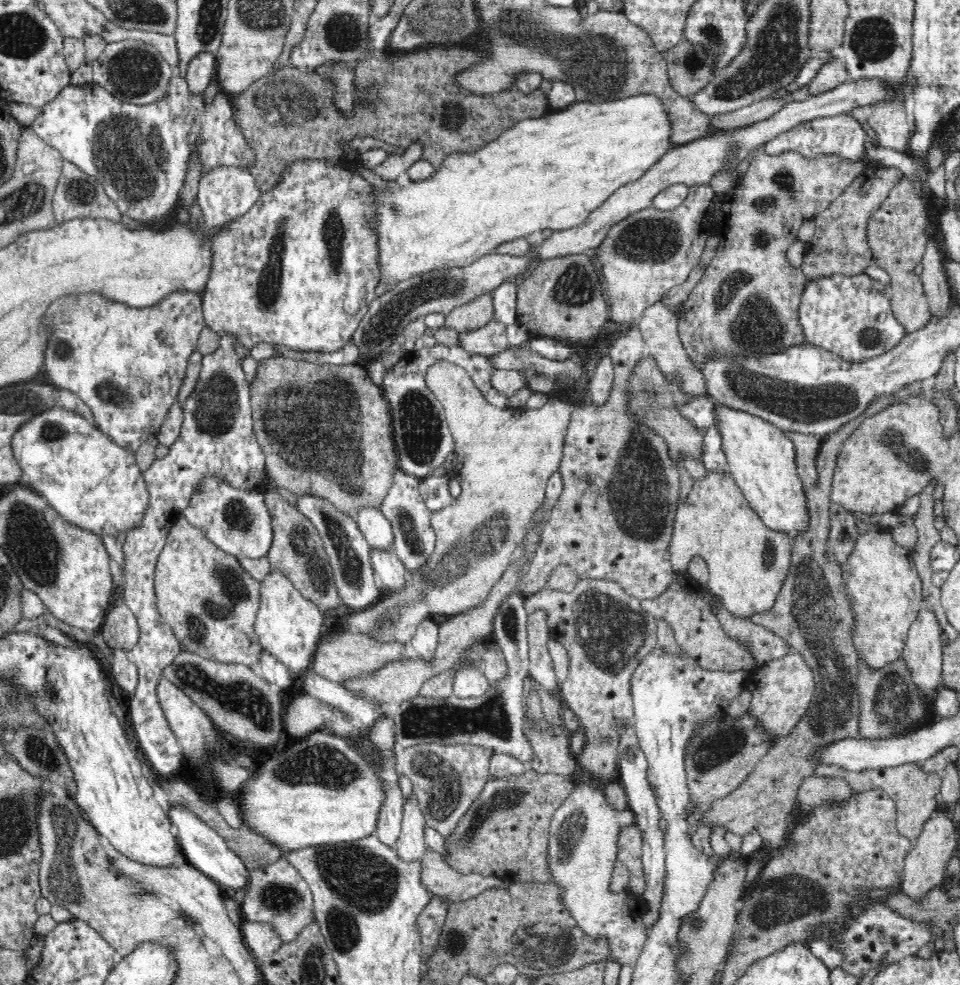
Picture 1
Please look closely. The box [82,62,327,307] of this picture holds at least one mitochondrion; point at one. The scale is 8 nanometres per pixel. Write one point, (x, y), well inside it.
(128, 149)

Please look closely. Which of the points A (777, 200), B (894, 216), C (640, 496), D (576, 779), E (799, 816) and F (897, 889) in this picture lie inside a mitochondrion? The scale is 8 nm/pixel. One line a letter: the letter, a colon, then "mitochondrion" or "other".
A: mitochondrion
B: other
C: mitochondrion
D: other
E: other
F: other

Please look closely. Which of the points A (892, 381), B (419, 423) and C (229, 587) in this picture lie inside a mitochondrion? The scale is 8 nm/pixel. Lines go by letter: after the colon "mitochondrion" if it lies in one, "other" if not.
A: mitochondrion
B: mitochondrion
C: mitochondrion

